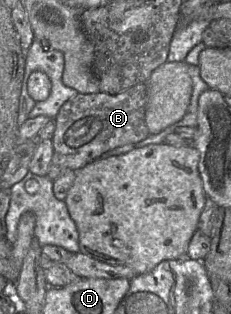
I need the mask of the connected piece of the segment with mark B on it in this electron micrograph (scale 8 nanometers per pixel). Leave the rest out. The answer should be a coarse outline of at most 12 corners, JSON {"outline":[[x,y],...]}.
{"outline":[[146,83],[78,93],[54,119],[47,176],[143,141]]}

